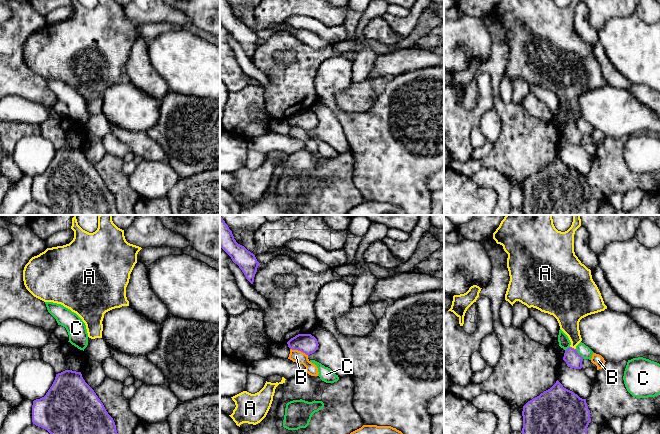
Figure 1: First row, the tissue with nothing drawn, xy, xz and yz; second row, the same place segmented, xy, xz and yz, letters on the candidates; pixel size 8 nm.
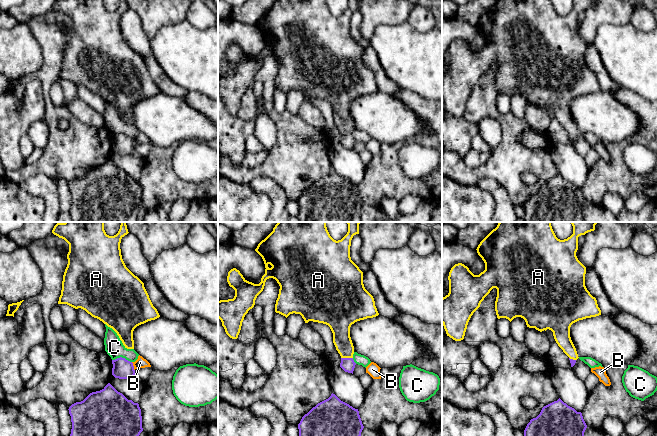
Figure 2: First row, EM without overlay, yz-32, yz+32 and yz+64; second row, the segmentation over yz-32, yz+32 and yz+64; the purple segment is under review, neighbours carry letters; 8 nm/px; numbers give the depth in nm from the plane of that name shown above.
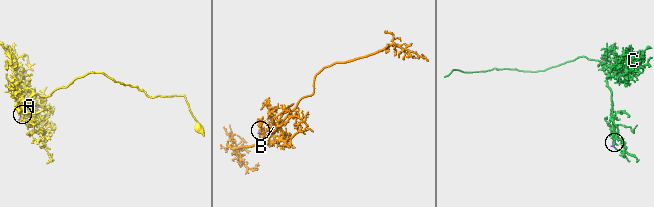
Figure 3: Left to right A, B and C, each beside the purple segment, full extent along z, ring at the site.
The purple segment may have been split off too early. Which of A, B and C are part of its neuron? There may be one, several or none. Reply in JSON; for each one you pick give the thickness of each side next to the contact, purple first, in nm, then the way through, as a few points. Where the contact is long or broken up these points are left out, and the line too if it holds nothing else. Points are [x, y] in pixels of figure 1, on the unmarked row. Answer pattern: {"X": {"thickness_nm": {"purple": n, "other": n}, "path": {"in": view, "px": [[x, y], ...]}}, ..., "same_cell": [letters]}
{"A": {"thickness_nm": {"purple": 130, "other": 180}, "path": {"in": "yz", "px": [[573, 136], [573, 124], [573, 108], [568, 94]]}}, "same_cell": ["A"]}

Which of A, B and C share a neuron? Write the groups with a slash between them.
A / B / C

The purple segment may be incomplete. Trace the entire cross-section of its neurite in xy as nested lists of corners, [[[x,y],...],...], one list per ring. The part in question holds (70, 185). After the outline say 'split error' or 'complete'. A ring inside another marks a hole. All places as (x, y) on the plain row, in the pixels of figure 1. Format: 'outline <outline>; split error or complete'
outline [[[65,146],[56,150],[55,156],[40,175],[33,177],[32,198],[47,206],[55,215],[120,215],[113,194],[106,187],[94,166],[85,158],[81,148]]]; complete

